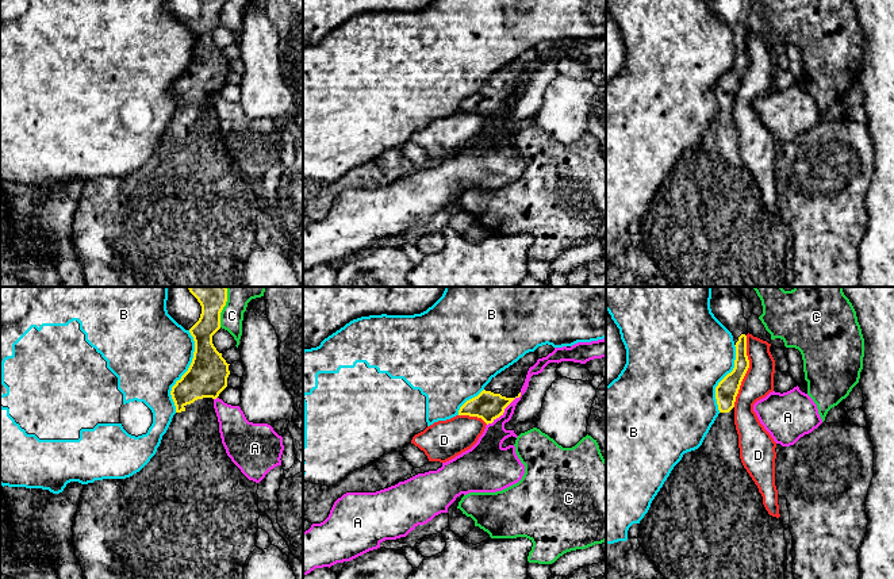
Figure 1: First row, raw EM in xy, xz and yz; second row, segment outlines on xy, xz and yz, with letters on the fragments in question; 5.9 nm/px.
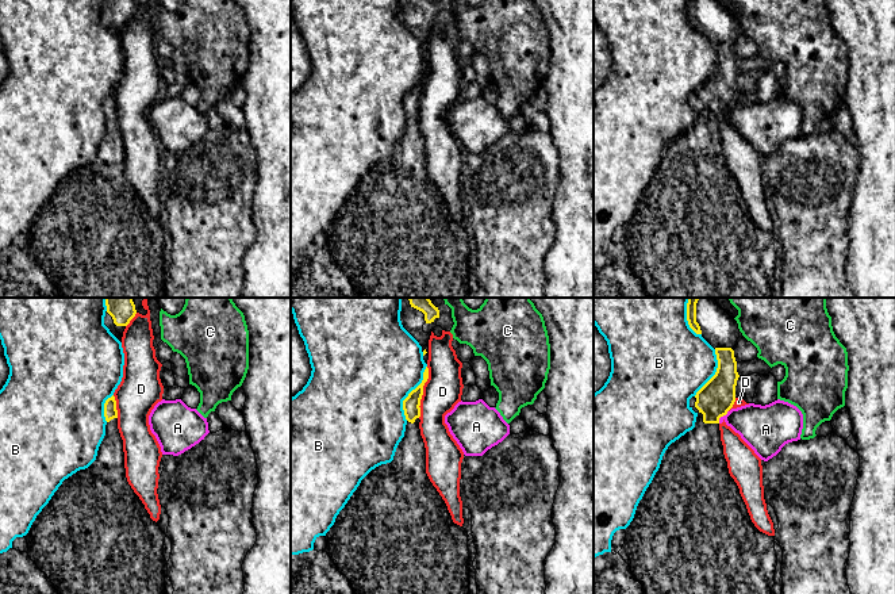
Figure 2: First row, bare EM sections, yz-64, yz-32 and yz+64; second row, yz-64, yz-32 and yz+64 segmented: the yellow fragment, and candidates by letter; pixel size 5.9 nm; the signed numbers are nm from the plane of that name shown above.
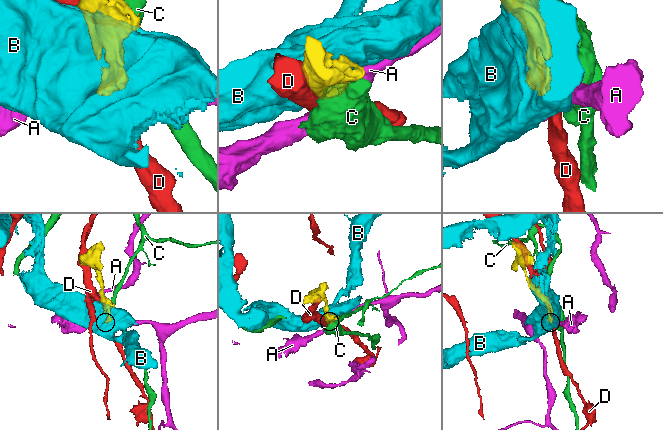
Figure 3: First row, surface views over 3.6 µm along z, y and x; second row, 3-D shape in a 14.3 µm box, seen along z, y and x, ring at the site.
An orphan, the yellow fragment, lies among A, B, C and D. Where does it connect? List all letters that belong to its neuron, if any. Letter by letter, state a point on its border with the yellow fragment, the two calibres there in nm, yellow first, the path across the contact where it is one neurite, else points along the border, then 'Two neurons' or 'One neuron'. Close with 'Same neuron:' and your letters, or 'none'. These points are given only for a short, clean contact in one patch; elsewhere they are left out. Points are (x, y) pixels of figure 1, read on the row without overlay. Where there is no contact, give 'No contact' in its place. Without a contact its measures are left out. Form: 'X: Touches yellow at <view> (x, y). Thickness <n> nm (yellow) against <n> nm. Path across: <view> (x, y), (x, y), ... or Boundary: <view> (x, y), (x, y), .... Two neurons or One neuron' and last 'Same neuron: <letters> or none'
A: Touches yellow at xz (503, 107). Thickness 170 nm (yellow) against 160 nm. Boundary: xz (521, 89), (487, 122). Two neurons
B: Touches yellow at xy (187, 68). Thickness 240 nm (yellow) against 460 nm. Two neurons
C: Touches yellow at xy (219, 12). Thickness 140 nm (yellow) against 140 nm. Two neurons
D: Touches yellow at yz (747, 66). Thickness 130 nm (yellow) against 180 nm. Two neurons
Same neuron: none

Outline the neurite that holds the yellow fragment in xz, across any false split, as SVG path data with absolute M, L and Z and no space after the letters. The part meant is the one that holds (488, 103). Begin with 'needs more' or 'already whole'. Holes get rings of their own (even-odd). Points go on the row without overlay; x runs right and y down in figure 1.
needs more; M529 49L517 60L498 70L475 95L467 97L458 112L481 115L487 122L503 112L504 106L521 93L527 68L537 60L536 49Z

